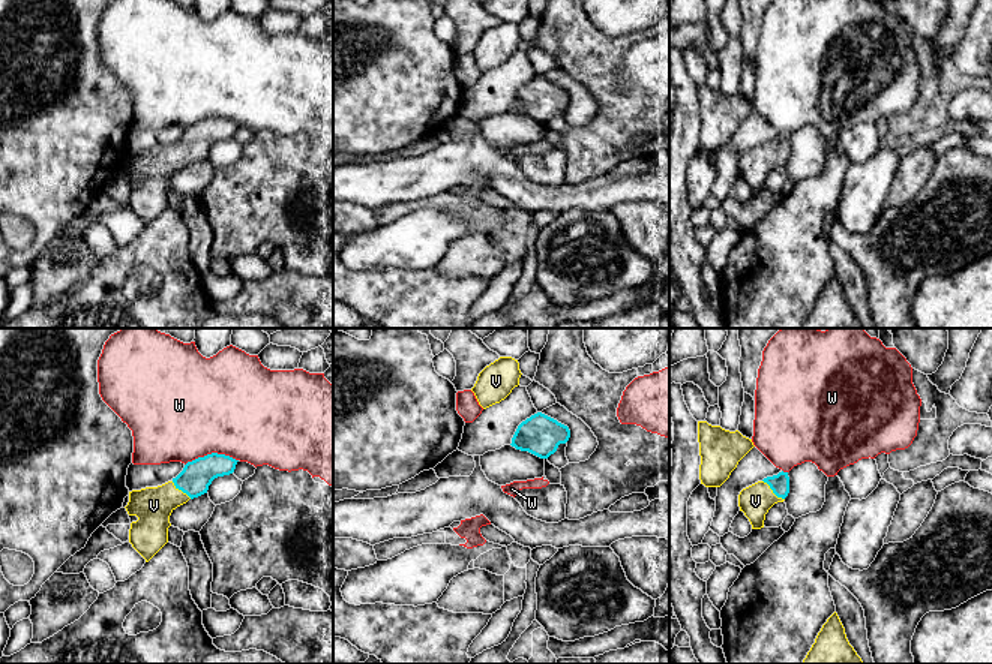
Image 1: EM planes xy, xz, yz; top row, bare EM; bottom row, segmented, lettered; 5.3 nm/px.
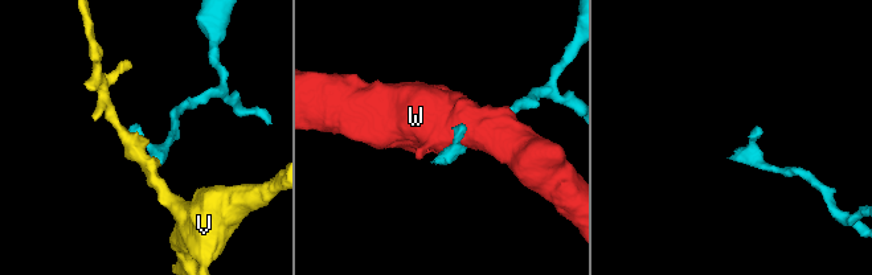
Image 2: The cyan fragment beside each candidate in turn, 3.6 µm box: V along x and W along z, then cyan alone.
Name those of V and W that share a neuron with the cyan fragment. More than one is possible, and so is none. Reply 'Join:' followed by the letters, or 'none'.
Join: V

